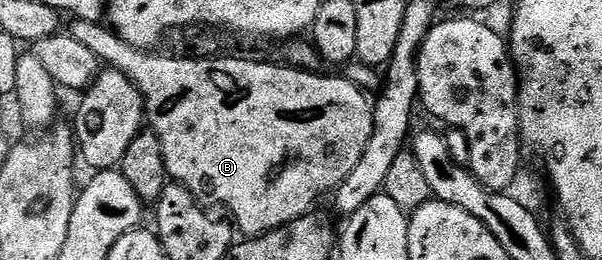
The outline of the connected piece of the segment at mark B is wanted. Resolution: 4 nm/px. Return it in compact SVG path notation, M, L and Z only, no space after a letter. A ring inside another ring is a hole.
M78 19L71 21L72 28L70 34L82 46L90 46L90 54L94 54L100 60L101 65L109 69L116 69L125 75L126 78L141 92L146 110L146 124L151 131L158 134L158 142L162 142L162 154L164 155L164 165L169 177L177 185L183 186L197 197L209 196L212 200L217 200L220 204L228 207L231 223L237 229L240 228L248 238L264 236L275 228L283 228L285 224L294 222L302 216L309 215L316 204L319 196L331 193L340 187L340 184L358 166L362 154L372 137L372 114L373 105L368 104L365 89L357 84L351 84L343 75L324 76L320 72L305 72L303 68L294 68L280 64L259 64L256 60L220 60L221 58L184 58L179 60L176 56L156 56L155 51L135 48L127 44L117 32L103 23L82 22Z

